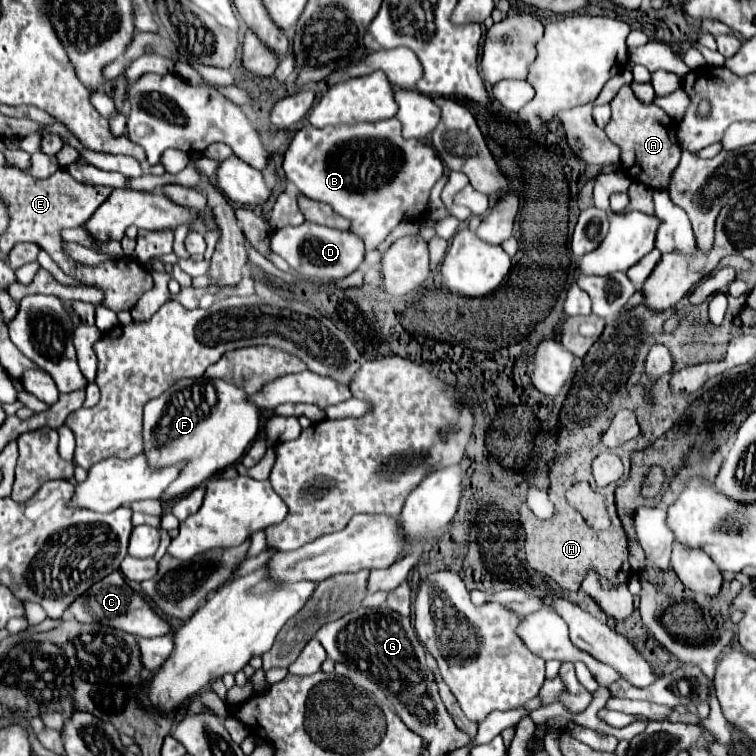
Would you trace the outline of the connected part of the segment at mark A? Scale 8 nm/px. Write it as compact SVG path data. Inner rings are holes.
M624 85L618 91L610 107L612 119L606 125L606 135L612 143L620 147L620 163L624 173L632 177L632 180L640 181L652 189L668 189L670 177L681 159L681 148L676 136L677 121L672 123L672 119L654 103L640 103L630 85ZM636 166L640 170L630 170Z

